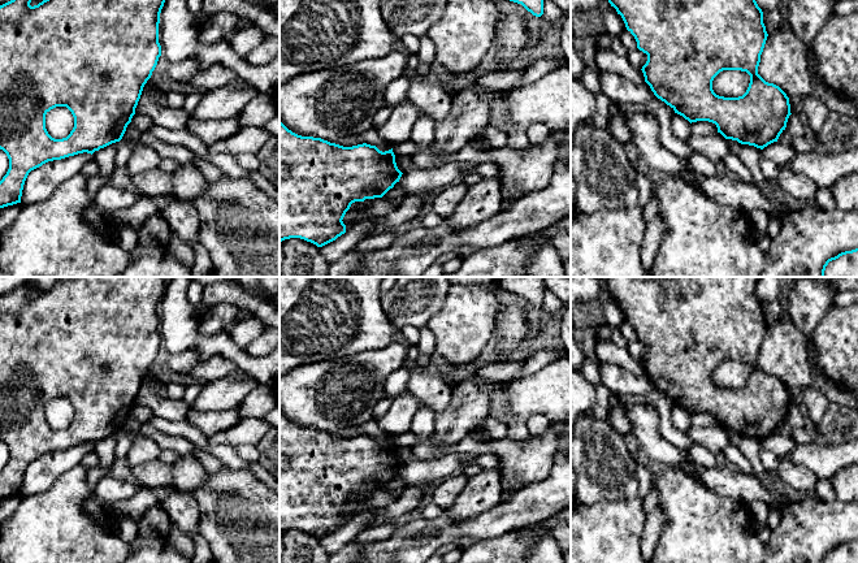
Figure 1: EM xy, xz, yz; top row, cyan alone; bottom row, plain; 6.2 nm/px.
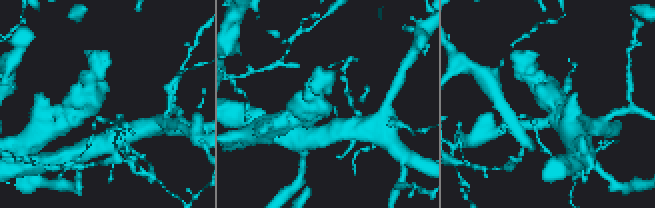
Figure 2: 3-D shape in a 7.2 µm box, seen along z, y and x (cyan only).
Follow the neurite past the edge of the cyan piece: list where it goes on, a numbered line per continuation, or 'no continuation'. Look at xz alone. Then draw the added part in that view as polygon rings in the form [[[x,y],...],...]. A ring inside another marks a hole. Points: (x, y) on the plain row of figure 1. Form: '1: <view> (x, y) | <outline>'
no continuation

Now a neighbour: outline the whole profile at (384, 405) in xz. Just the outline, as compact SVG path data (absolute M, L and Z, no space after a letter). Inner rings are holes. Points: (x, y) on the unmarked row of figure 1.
M386 397L381 399L373 408L373 419L382 417L391 407L394 398Z

